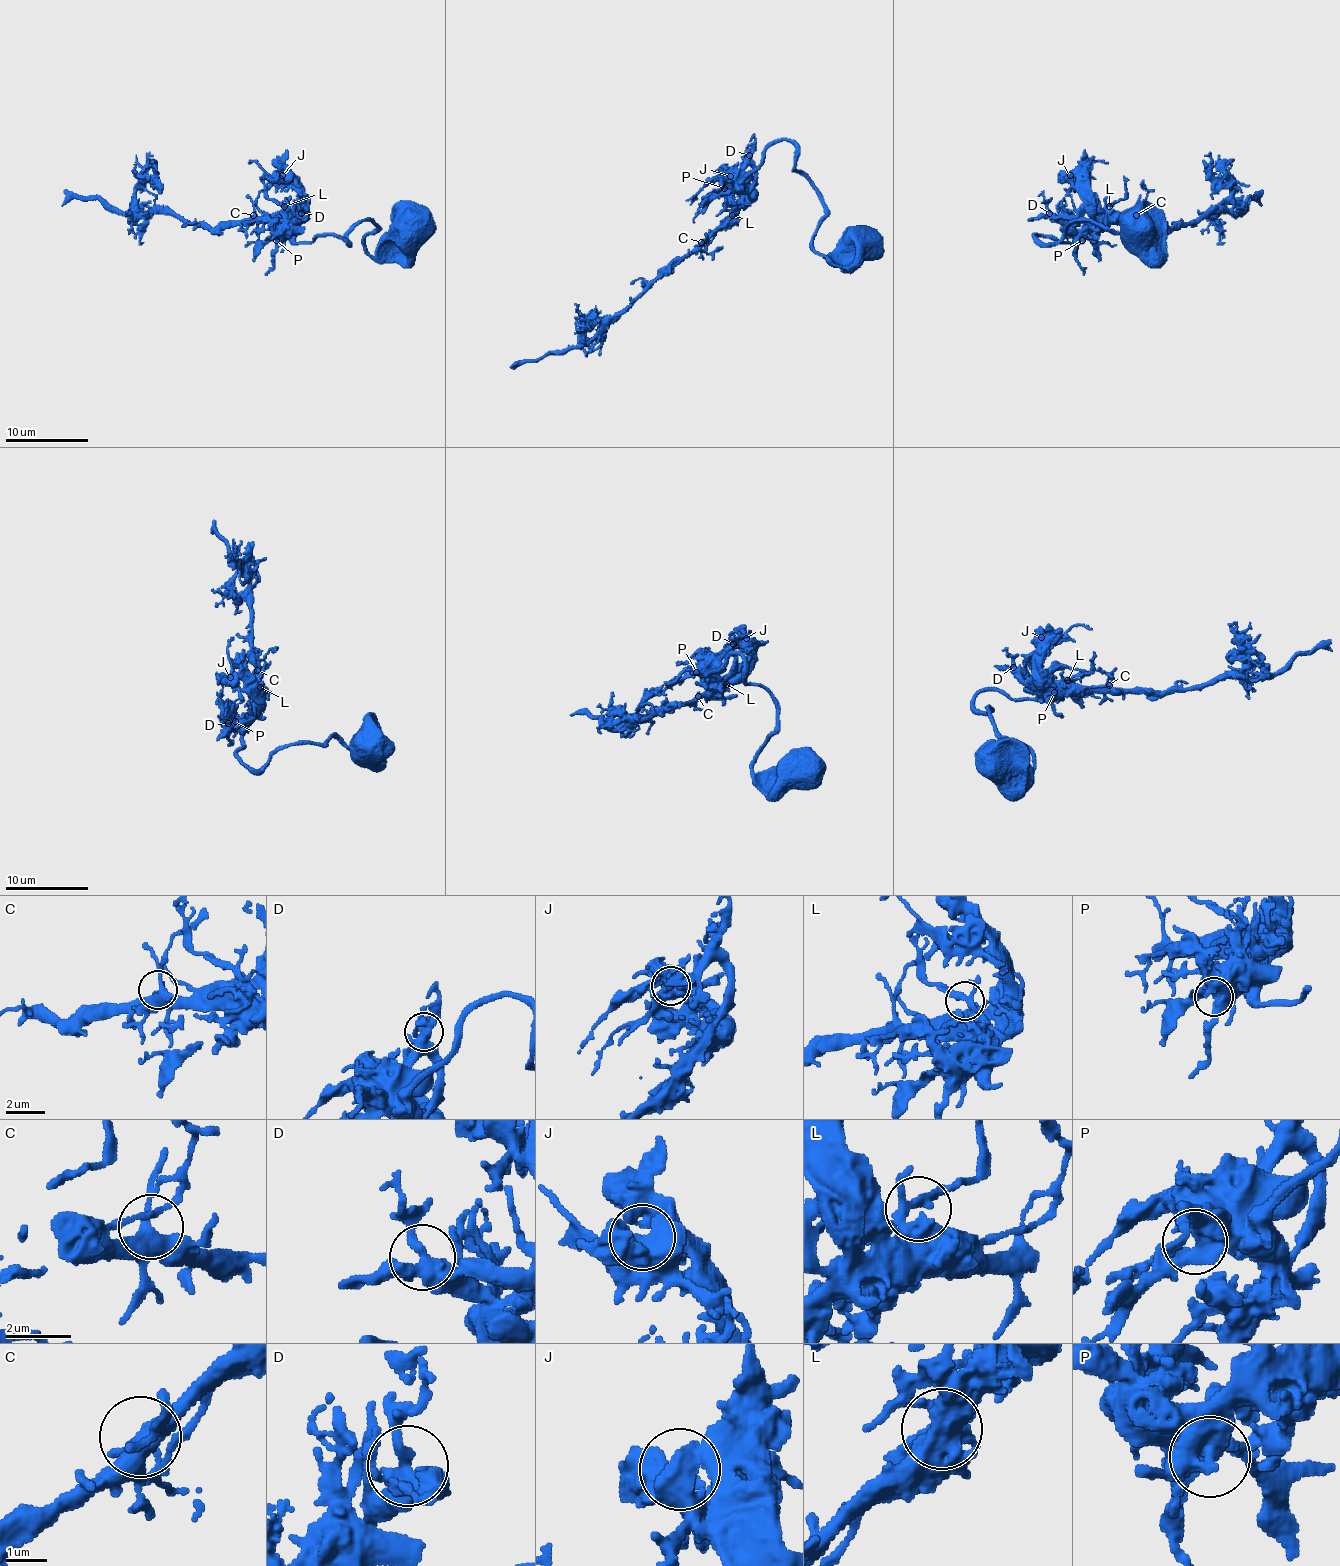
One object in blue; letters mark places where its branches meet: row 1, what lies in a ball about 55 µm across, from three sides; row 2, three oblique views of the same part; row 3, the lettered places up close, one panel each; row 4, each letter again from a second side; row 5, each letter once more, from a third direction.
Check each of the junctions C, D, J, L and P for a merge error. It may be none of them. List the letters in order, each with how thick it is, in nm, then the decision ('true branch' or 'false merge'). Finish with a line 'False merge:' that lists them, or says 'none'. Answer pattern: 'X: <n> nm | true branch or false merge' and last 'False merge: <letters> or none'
C: 400 nm | true branch
D: 420 nm | true branch
J: 600 nm | true branch
L: 260 nm | true branch
P: 500 nm | true branch
False merge: none

